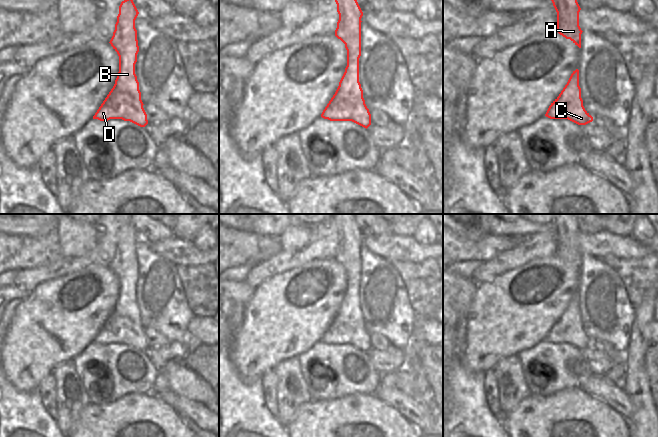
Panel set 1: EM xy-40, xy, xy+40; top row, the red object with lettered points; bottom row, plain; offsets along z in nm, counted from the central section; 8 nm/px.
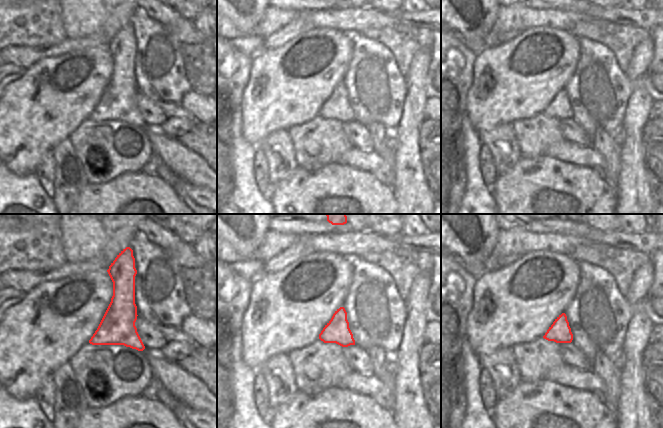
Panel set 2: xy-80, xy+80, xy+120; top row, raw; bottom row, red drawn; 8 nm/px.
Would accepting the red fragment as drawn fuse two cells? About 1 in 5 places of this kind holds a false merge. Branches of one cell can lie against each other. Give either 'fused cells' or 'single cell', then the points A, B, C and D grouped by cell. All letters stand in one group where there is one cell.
single cell; groups A B C D

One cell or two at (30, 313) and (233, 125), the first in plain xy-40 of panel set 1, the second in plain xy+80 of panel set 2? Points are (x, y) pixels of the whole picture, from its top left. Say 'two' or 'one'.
two

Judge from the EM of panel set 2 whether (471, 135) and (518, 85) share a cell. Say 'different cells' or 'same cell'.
different cells

